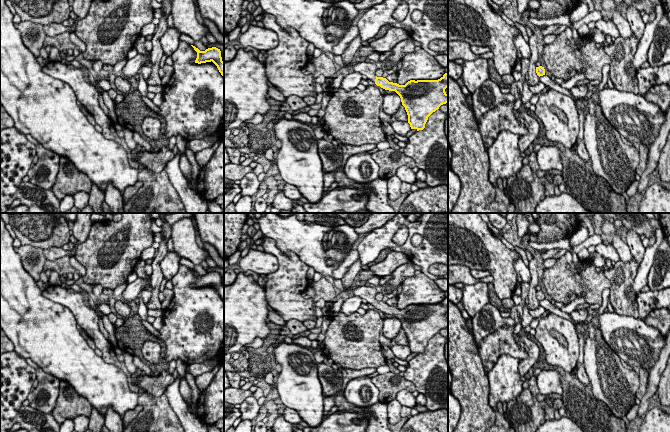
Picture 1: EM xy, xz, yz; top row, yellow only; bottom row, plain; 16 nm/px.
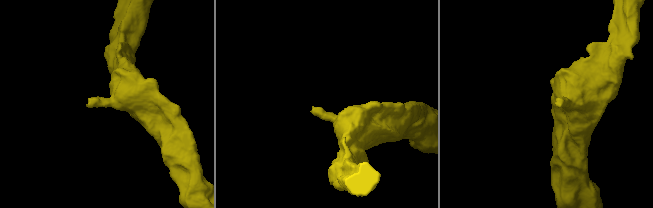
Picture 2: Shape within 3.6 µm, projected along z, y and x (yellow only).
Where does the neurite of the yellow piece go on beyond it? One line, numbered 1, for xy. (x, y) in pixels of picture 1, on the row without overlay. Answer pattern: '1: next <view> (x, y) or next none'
1: next none

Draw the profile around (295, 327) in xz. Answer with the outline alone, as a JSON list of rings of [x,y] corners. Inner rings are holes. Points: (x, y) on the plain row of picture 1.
[[[291,319],[290,321],[286,321],[285,326],[289,329],[290,333],[293,335],[300,334],[306,330],[306,326],[296,319]]]

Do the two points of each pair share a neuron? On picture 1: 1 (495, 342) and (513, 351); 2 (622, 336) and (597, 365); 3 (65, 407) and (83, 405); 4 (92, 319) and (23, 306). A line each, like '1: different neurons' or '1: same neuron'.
1: same neuron
2: different neurons
3: same neuron
4: different neurons

